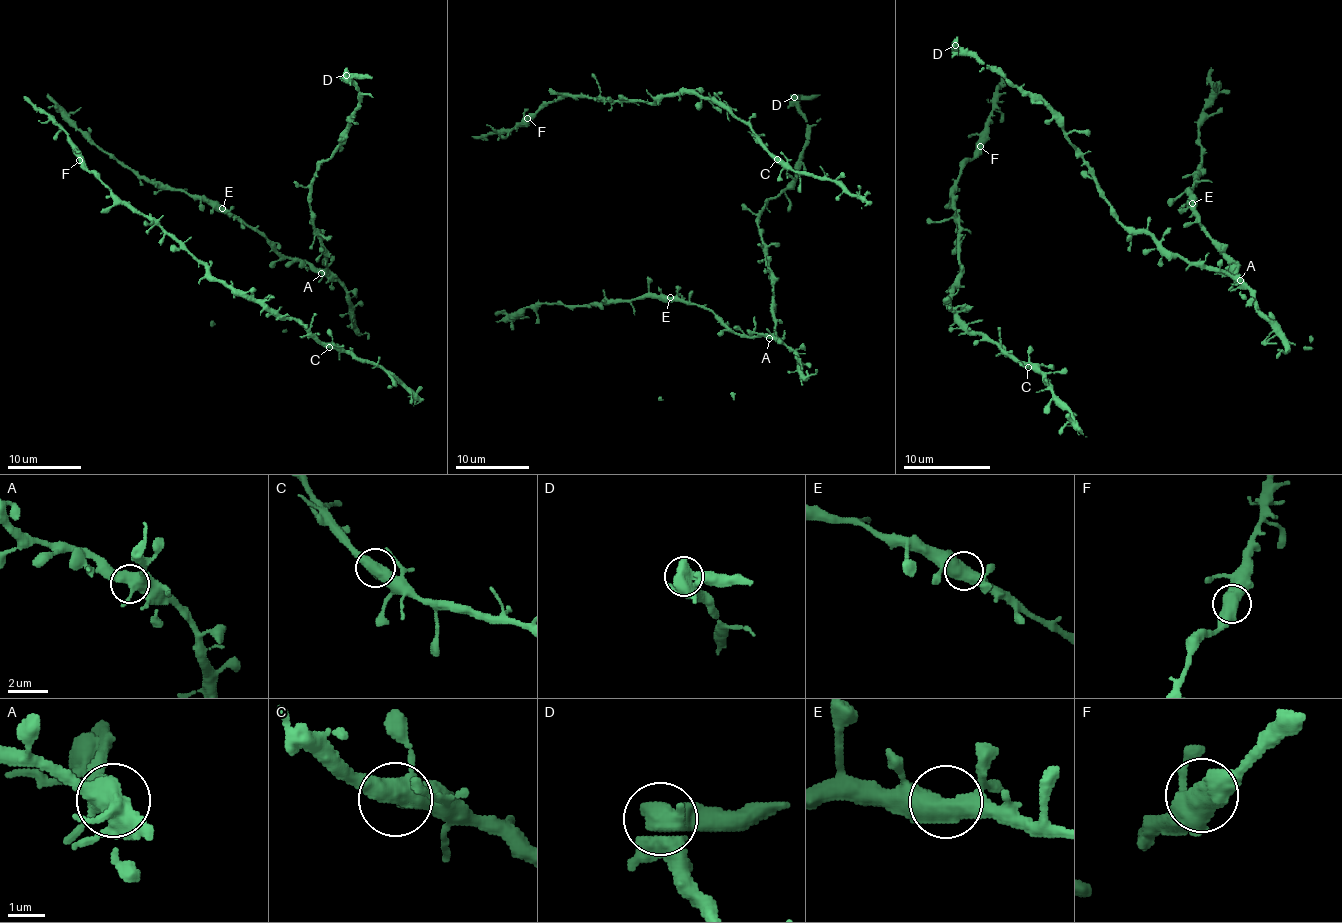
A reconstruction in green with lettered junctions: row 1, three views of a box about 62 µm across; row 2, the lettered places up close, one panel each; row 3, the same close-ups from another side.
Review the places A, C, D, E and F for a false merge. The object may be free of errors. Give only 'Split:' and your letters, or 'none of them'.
Split: D

